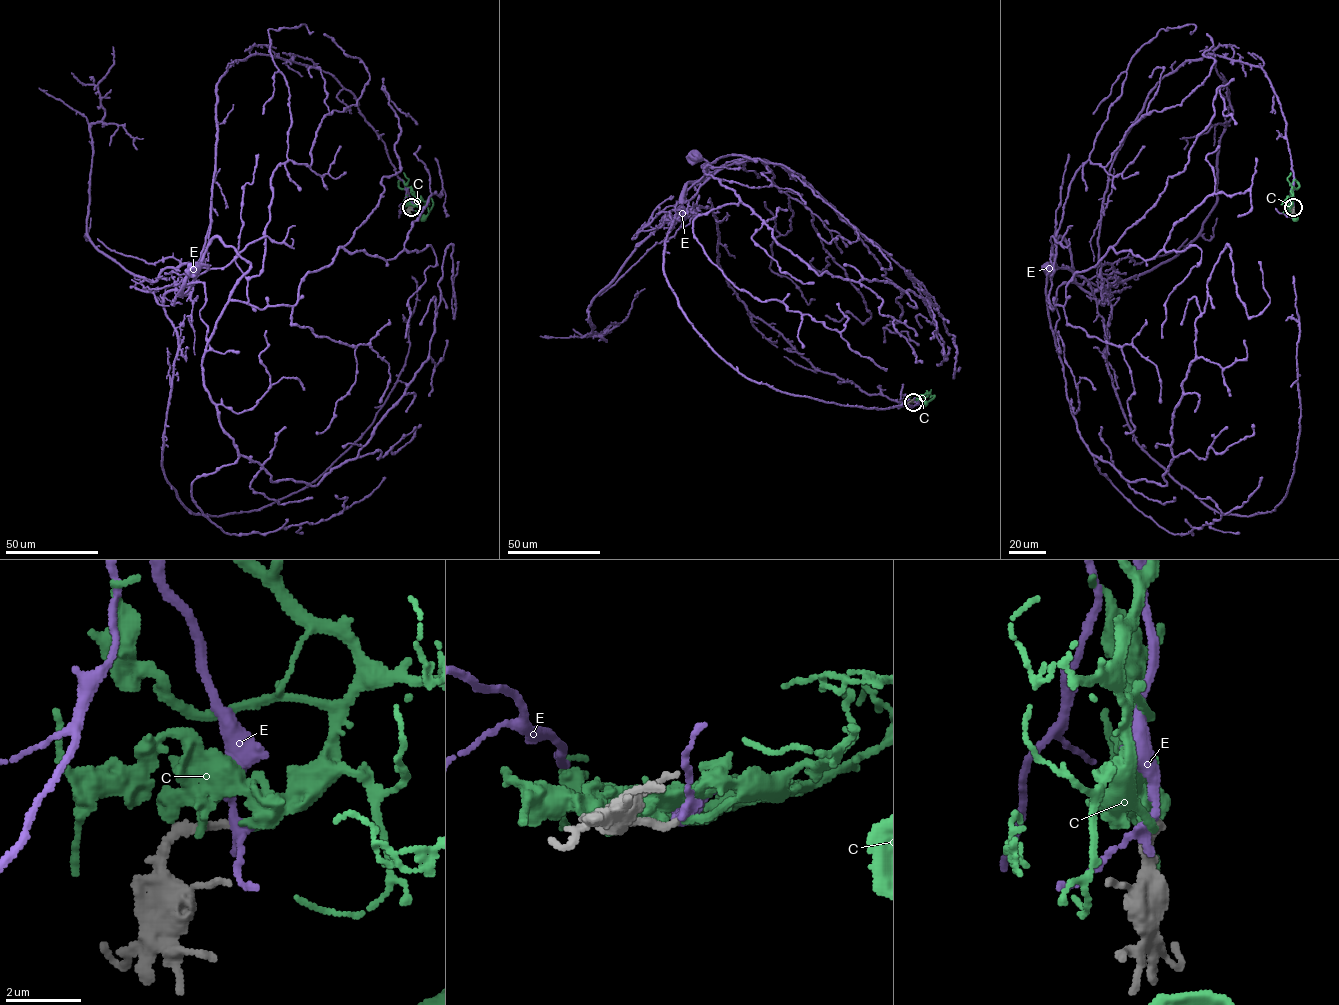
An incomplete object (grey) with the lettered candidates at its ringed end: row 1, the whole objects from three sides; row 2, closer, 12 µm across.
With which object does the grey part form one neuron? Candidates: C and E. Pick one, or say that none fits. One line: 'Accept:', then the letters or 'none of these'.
Accept: C

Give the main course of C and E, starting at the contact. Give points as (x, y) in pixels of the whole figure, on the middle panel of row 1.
C: (913, 402), (900, 407), (910, 396), (905, 399)
E: (913, 402), (818, 371), (752, 315), (718, 265), (711, 209), (683, 206), (686, 184), (709, 167), (694, 156)

